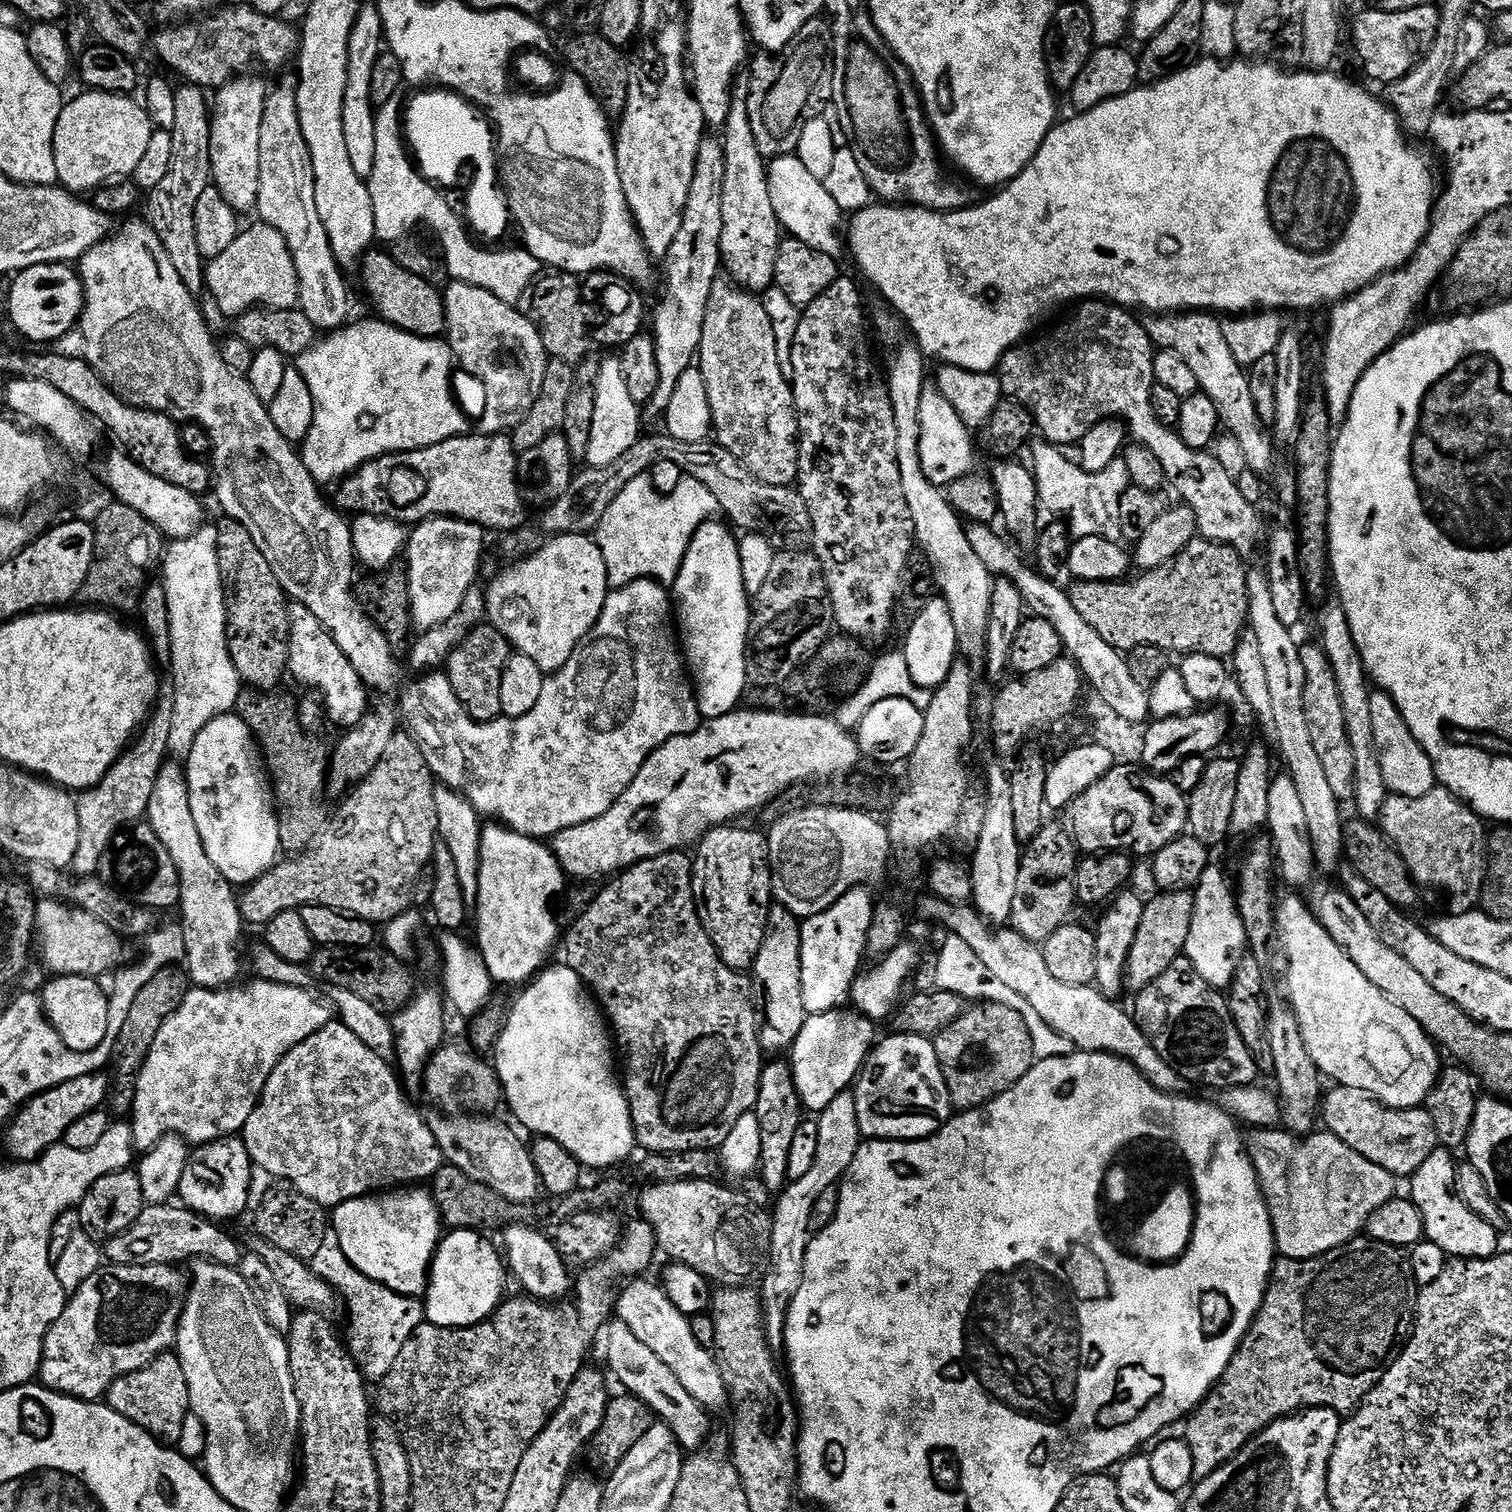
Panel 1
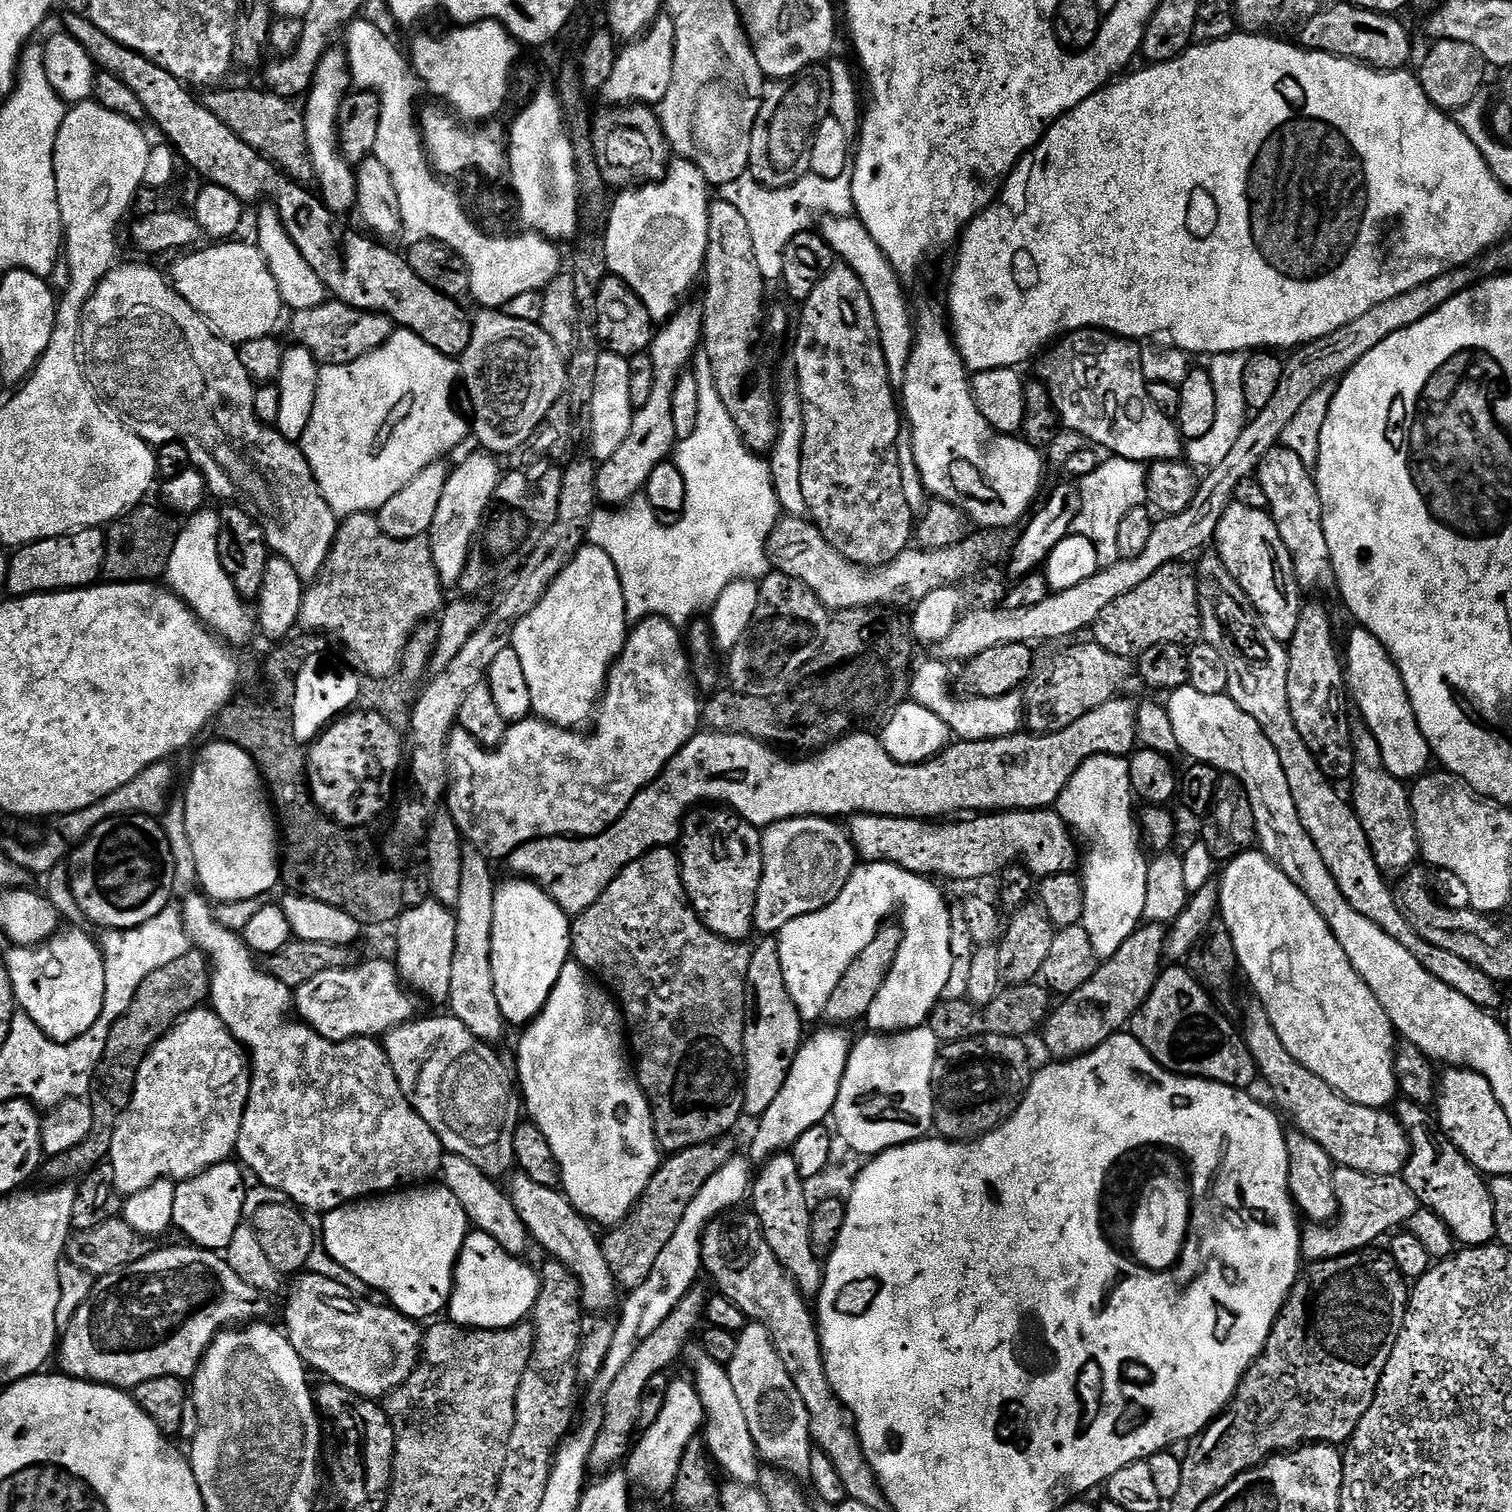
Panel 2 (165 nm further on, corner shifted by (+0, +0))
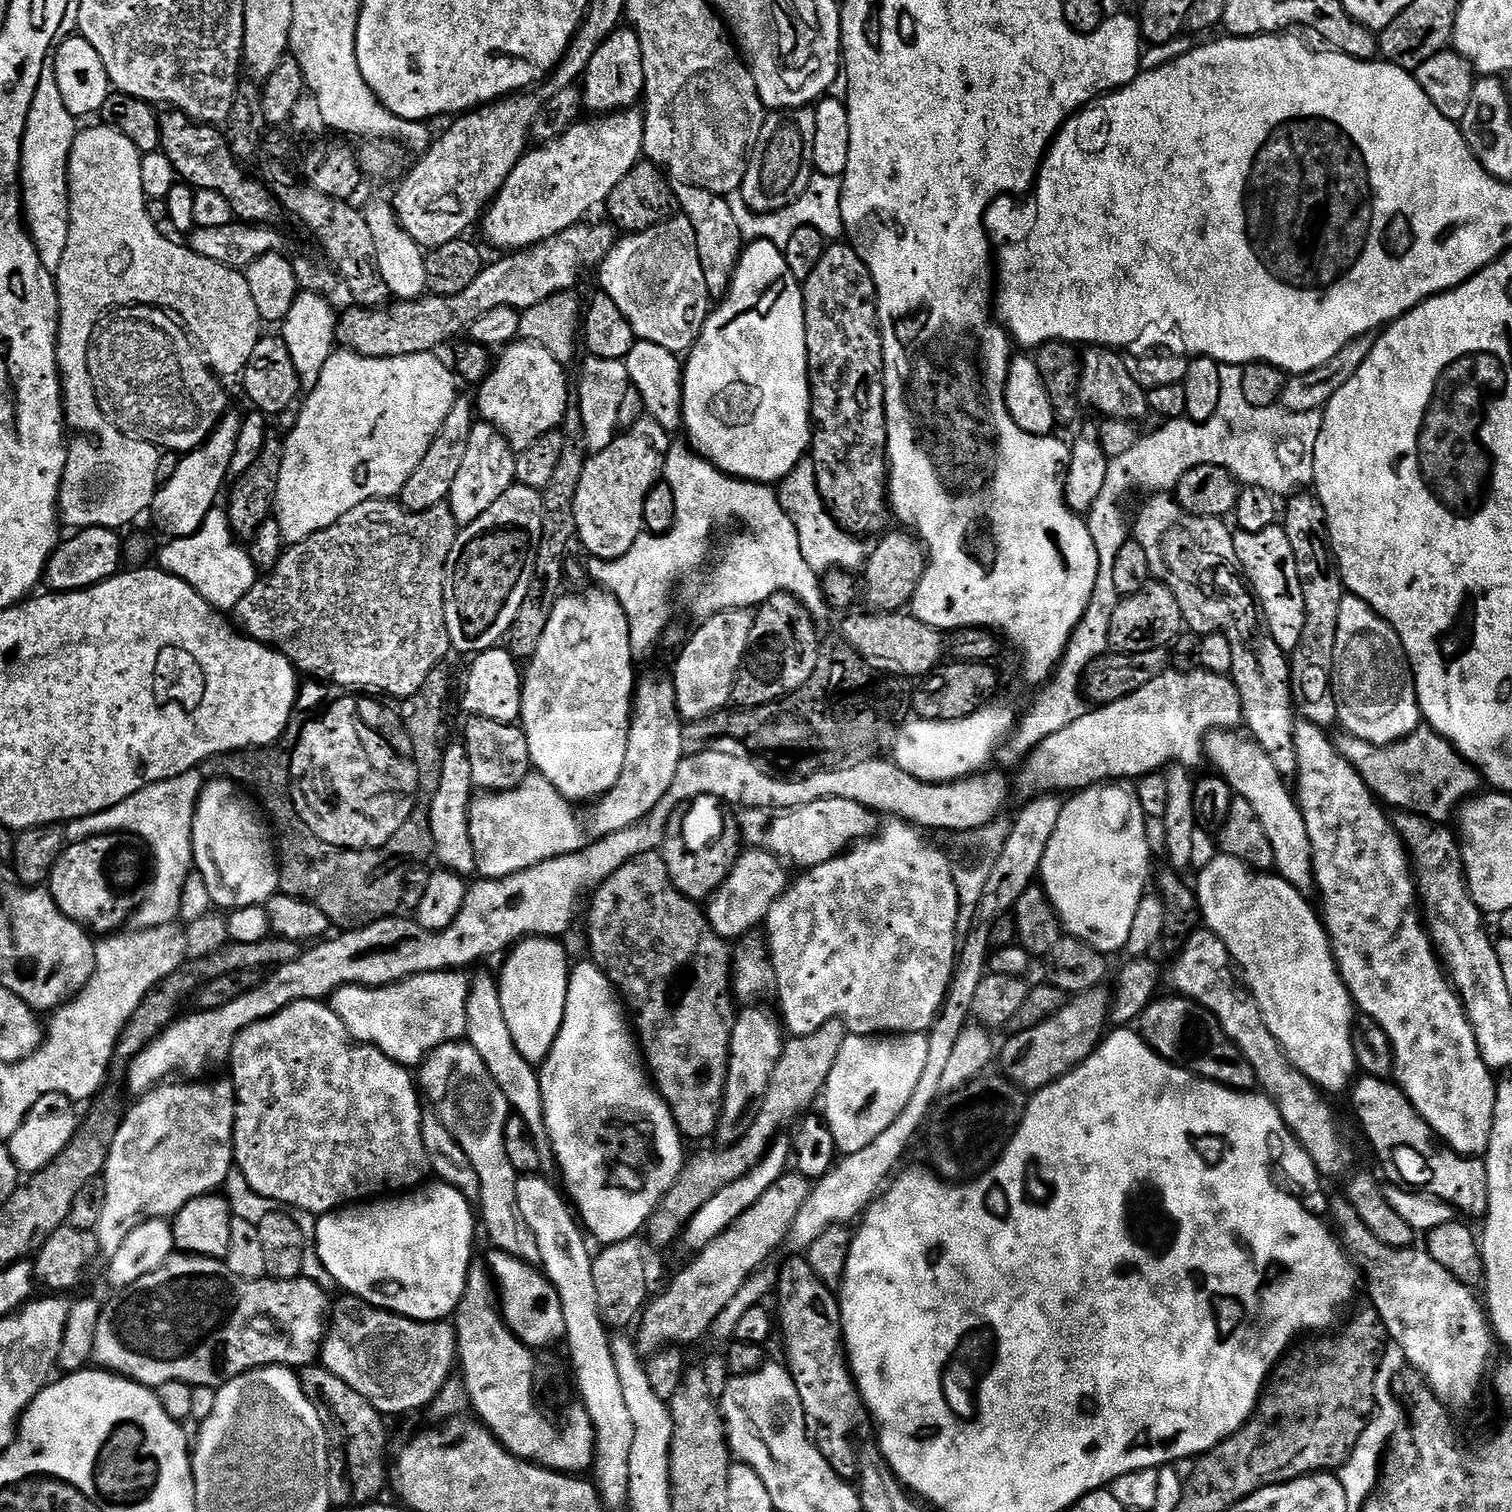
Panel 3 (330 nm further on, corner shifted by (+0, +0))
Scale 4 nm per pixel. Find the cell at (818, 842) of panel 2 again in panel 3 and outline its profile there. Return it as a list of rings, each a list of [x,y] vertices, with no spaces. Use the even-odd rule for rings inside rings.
[[[744,850],[740,859],[731,868],[730,874],[724,879],[722,886],[709,897],[705,907],[708,924],[718,935],[727,940],[736,940],[741,936],[755,933],[756,928],[767,921],[770,906],[790,883],[789,869],[782,863],[780,857],[759,850]]]

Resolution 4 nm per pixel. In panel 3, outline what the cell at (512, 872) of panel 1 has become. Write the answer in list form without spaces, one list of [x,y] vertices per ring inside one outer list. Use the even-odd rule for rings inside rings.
[[[529,936],[521,940],[507,953],[508,961],[504,969],[498,972],[498,987],[502,998],[502,1014],[506,1018],[506,1027],[514,1038],[514,1046],[518,1046],[518,1054],[526,1058],[534,1066],[544,1063],[544,1059],[550,1054],[554,1042],[558,1038],[558,1030],[562,1026],[562,1018],[566,1010],[566,994],[568,993],[568,977],[570,975],[570,963],[568,956],[559,939],[547,936]]]

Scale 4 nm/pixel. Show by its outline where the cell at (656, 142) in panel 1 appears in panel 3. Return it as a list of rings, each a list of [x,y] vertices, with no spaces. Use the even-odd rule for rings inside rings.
[[[677,214],[650,230],[621,235],[598,266],[599,272],[599,287],[614,298],[614,306],[626,314],[626,322],[630,322],[637,340],[666,346],[666,350],[677,354],[687,353],[693,348],[708,317],[710,297],[706,277],[702,275],[702,262],[698,258],[698,238],[688,216]]]

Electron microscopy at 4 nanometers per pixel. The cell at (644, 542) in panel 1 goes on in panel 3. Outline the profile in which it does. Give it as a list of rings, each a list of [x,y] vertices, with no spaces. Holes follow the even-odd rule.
[[[671,443],[662,475],[665,483],[674,491],[674,498],[680,502],[676,505],[675,526],[668,533],[641,533],[632,544],[632,548],[618,559],[587,559],[586,568],[594,579],[591,581],[612,596],[616,596],[619,604],[626,610],[627,622],[630,623],[633,657],[640,660],[640,657],[650,653],[669,626],[674,590],[680,577],[682,600],[690,605],[691,612],[698,620],[705,620],[714,613],[734,609],[735,604],[745,604],[747,609],[752,610],[769,600],[774,593],[785,592],[798,598],[802,606],[806,606],[813,620],[823,622],[830,614],[830,607],[821,588],[821,577],[808,565],[806,558],[802,558],[802,546],[798,546],[798,530],[794,530],[789,515],[782,508],[777,491],[771,485],[726,475],[687,443],[684,444]],[[722,520],[736,520],[749,530],[729,542],[724,556],[716,566],[716,572],[702,573],[710,552],[710,538],[718,522]]]

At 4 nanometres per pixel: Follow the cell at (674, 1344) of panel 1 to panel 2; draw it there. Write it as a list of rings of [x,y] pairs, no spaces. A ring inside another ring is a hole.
[[[700,1354],[693,1362],[696,1371],[694,1383],[698,1394],[702,1398],[705,1425],[702,1429],[702,1439],[708,1445],[712,1459],[721,1473],[729,1481],[736,1481],[744,1485],[755,1485],[759,1481],[762,1471],[760,1453],[756,1450],[756,1443],[750,1434],[750,1426],[746,1422],[746,1413],[738,1402],[738,1394],[734,1394],[734,1385],[728,1377],[725,1365],[714,1362],[714,1358]]]

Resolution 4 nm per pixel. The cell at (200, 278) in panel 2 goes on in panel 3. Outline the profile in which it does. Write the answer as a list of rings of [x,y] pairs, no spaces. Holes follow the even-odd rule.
[[[97,123],[97,128],[81,127],[74,138],[68,163],[68,197],[70,198],[70,238],[62,253],[62,266],[54,273],[56,293],[60,303],[60,325],[56,335],[56,361],[60,367],[60,391],[64,401],[64,423],[68,441],[66,470],[60,483],[58,516],[72,530],[81,528],[114,528],[124,530],[140,515],[147,513],[156,497],[158,462],[161,449],[134,436],[128,436],[109,420],[100,408],[94,382],[88,369],[88,351],[92,335],[103,316],[118,308],[147,306],[162,308],[178,318],[202,349],[209,368],[221,378],[239,377],[250,353],[258,346],[262,335],[262,321],[258,306],[250,295],[250,282],[239,268],[222,266],[194,254],[191,247],[175,244],[150,220],[147,213],[148,197],[142,190],[142,162],[144,156],[123,134]]]

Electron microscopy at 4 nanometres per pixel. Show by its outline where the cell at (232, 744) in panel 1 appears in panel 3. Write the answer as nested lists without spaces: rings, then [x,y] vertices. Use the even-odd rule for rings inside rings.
[[[209,779],[200,791],[192,823],[194,868],[205,880],[213,905],[220,910],[267,905],[280,887],[278,852],[273,837],[265,821],[256,817],[257,809],[244,801],[243,794],[231,780]]]

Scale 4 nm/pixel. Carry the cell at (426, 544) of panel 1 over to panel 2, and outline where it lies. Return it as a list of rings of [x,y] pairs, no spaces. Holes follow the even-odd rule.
[[[476,450],[473,456],[466,457],[457,468],[453,467],[448,473],[446,490],[442,490],[438,510],[434,513],[432,530],[426,537],[429,546],[432,547],[432,558],[440,575],[440,582],[445,586],[459,585],[464,573],[472,540],[476,537],[484,512],[500,484],[502,469],[496,462],[498,460],[495,455]]]

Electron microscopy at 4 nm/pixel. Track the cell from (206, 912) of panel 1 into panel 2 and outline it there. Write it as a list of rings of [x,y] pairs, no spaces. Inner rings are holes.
[[[189,894],[183,897],[182,911],[184,913],[186,934],[191,947],[203,952],[207,956],[212,970],[212,981],[208,987],[210,1007],[212,1011],[218,1014],[218,1018],[222,1018],[222,1022],[230,1030],[232,1037],[239,1044],[244,1045],[250,1057],[250,1075],[252,1078],[250,1094],[248,1095],[248,1105],[242,1118],[242,1130],[238,1134],[235,1151],[239,1163],[254,1170],[258,1178],[266,1186],[273,1187],[274,1190],[284,1193],[293,1205],[307,1210],[309,1213],[319,1214],[333,1212],[334,1209],[341,1208],[344,1204],[350,1204],[353,1200],[371,1198],[403,1190],[409,1186],[420,1186],[425,1182],[431,1181],[428,1179],[432,1175],[436,1176],[441,1171],[440,1163],[445,1156],[444,1147],[440,1145],[438,1134],[434,1134],[434,1130],[430,1130],[430,1126],[426,1126],[426,1122],[413,1110],[410,1102],[406,1102],[406,1098],[402,1094],[402,1086],[398,1086],[398,1078],[394,1078],[394,1070],[390,1066],[388,1056],[384,1052],[383,1047],[372,1038],[341,1040],[339,1042],[327,1040],[308,1027],[307,1024],[297,1022],[295,1019],[292,1019],[293,1021],[288,1020],[288,1012],[290,1016],[294,1008],[293,989],[286,987],[282,982],[278,982],[278,978],[274,978],[272,973],[265,970],[261,965],[261,969],[256,965],[258,963],[257,957],[245,946],[243,935],[239,932],[226,930],[222,926],[222,922],[218,922],[209,897],[203,894]]]

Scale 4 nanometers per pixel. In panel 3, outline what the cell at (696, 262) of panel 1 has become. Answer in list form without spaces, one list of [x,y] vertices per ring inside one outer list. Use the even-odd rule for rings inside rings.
[[[645,416],[636,421],[630,429],[617,435],[610,446],[593,453],[587,459],[574,500],[574,516],[577,539],[579,543],[582,542],[591,557],[604,560],[618,559],[632,548],[632,544],[643,533],[646,498],[663,475],[671,443],[670,433],[664,427],[659,426],[656,420]]]

